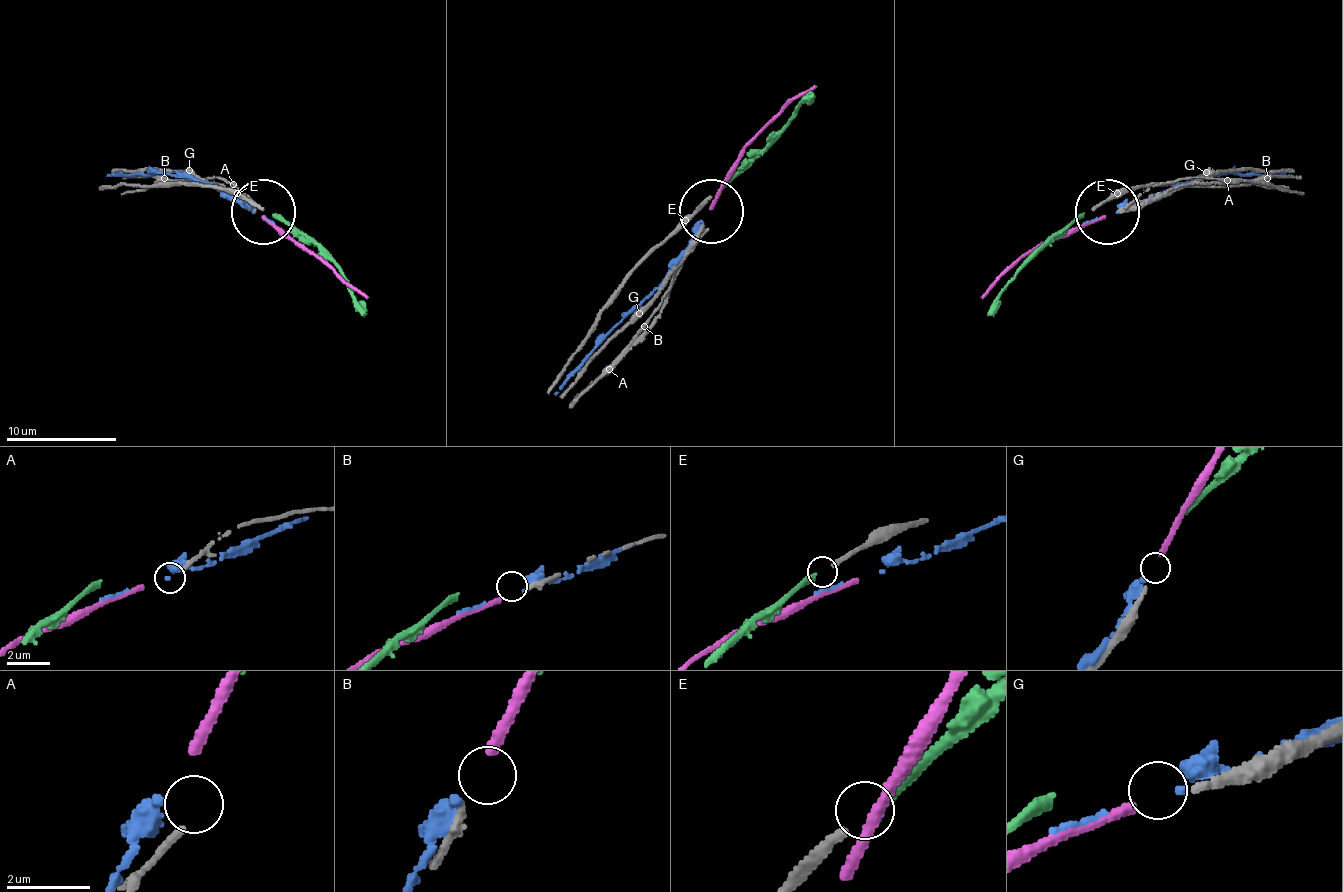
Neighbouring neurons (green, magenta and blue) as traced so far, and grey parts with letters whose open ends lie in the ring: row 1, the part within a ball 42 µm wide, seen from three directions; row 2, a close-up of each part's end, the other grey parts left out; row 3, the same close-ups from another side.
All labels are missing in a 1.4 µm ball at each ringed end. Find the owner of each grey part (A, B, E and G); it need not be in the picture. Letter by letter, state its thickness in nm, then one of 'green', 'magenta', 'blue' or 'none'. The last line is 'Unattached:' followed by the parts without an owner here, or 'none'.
A: 170 nm thick; none
B: 200 nm thick; none
E: 240 nm thick; green
G: 200 nm thick; magenta
Unattached: A, B

